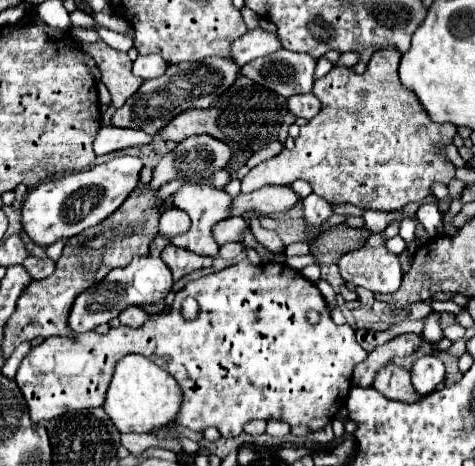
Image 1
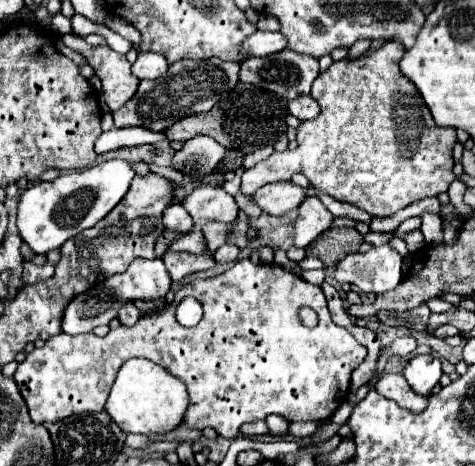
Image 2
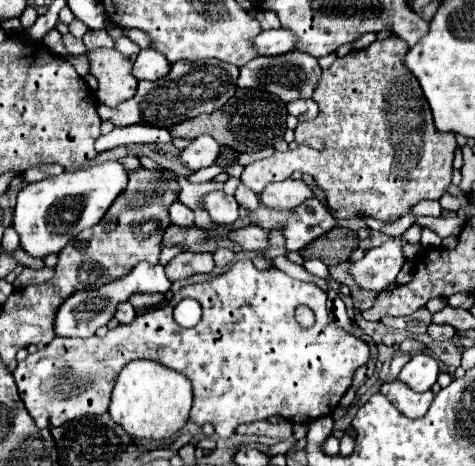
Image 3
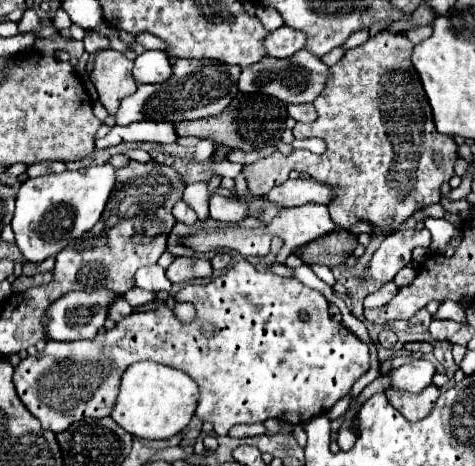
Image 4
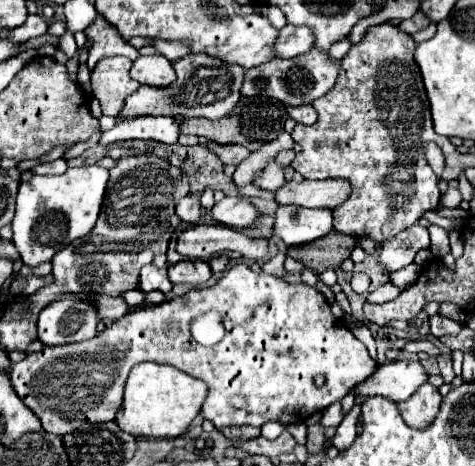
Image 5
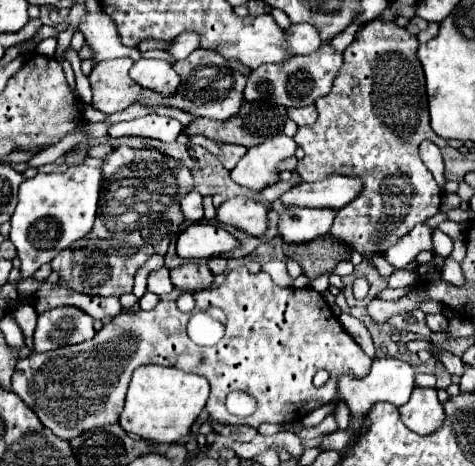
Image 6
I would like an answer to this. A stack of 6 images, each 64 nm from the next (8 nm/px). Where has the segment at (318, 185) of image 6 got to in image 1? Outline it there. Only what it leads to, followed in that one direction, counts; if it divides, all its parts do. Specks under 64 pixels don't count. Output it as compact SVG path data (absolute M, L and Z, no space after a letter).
M264 186L252 194L238 194L230 204L230 216L244 216L246 212L276 214L286 212L298 202L290 186Z

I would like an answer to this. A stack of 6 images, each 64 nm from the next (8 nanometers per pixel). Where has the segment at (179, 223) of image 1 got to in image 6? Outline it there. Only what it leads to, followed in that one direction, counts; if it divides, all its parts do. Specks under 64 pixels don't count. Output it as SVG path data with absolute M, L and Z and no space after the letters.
M190 192L180 200L180 208L186 220L190 222L200 222L204 218L204 210L202 210L202 196L198 192Z

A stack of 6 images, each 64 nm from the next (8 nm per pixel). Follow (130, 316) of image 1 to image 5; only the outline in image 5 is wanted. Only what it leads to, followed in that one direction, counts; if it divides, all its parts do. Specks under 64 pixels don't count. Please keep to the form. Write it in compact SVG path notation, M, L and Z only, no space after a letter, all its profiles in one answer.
M92 296L92 300L96 302L96 308L98 308L98 314L102 320L114 322L130 310L122 296Z

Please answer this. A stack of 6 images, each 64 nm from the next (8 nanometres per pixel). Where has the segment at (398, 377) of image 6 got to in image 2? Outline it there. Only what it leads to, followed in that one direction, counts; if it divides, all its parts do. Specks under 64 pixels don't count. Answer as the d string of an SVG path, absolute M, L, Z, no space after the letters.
M426 354L426 356L414 356L402 374L406 376L408 384L416 394L428 396L432 394L432 388L440 382L444 372L440 358Z

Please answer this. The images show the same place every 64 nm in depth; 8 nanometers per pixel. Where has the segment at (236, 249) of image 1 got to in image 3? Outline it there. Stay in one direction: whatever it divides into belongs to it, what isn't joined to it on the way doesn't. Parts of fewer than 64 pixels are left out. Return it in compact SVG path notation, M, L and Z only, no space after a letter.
M218 248L216 252L214 252L214 262L216 262L216 266L220 266L220 268L224 268L224 266L228 266L232 260L234 260L234 252L232 250L228 250L228 248Z

